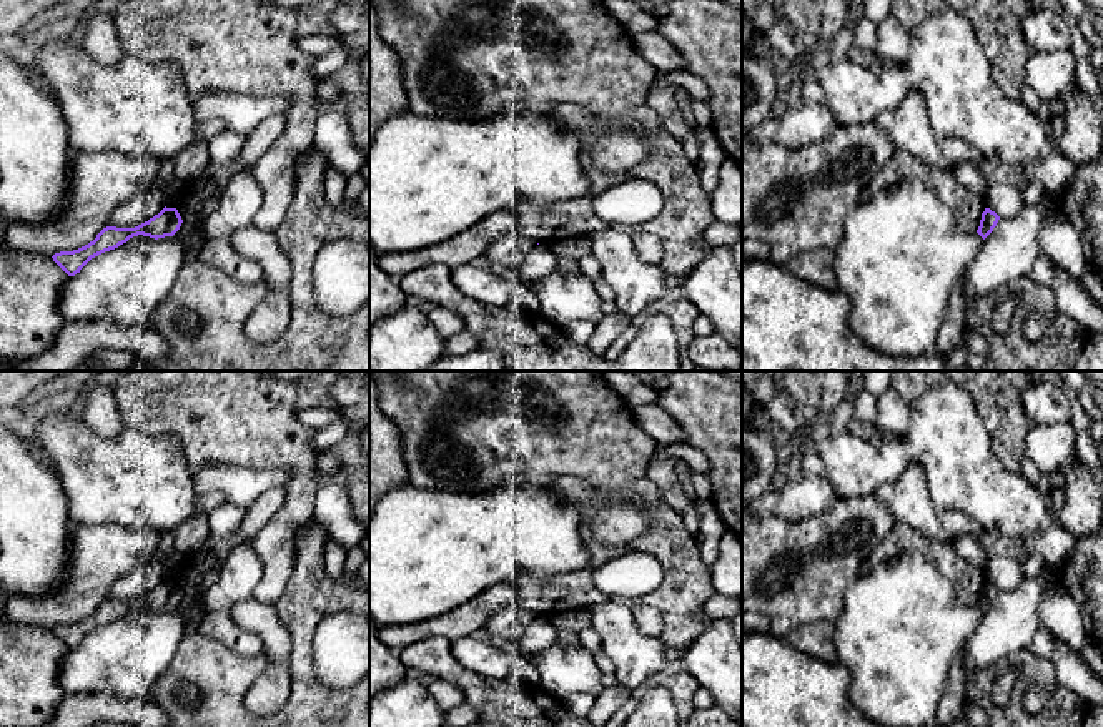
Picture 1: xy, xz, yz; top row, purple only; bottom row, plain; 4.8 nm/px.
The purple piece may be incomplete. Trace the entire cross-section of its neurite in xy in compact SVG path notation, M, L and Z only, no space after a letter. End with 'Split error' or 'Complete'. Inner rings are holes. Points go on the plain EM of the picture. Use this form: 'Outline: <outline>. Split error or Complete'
Outline: M165 579L158 587L135 601L106 599L88 617L73 624L55 626L52 631L68 649L75 649L92 631L118 621L130 611L138 607L155 612L173 609L181 596L183 592L178 582Z. Complete

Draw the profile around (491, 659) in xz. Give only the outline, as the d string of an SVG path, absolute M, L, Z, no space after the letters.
M472 636L451 644L454 659L467 670L494 679L514 679L541 685L541 675L531 655L524 655L506 644L477 640Z

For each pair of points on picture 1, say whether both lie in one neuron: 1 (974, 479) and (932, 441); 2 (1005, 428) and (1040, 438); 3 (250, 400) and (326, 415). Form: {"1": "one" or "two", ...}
{"1": "one", "2": "two", "3": "two"}

